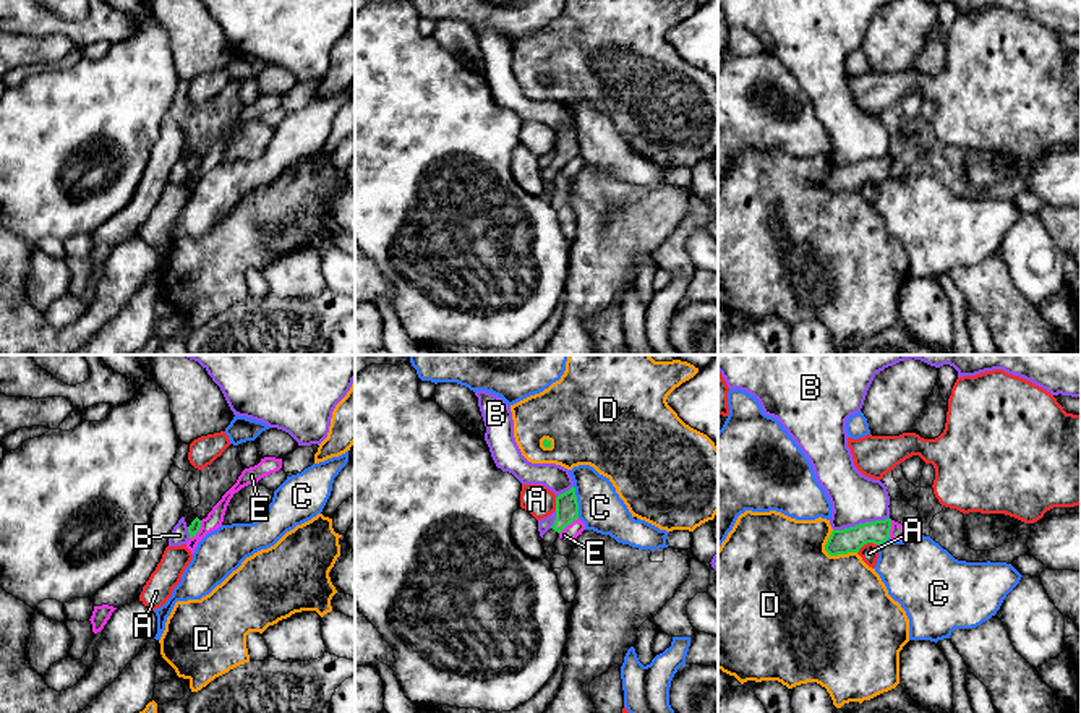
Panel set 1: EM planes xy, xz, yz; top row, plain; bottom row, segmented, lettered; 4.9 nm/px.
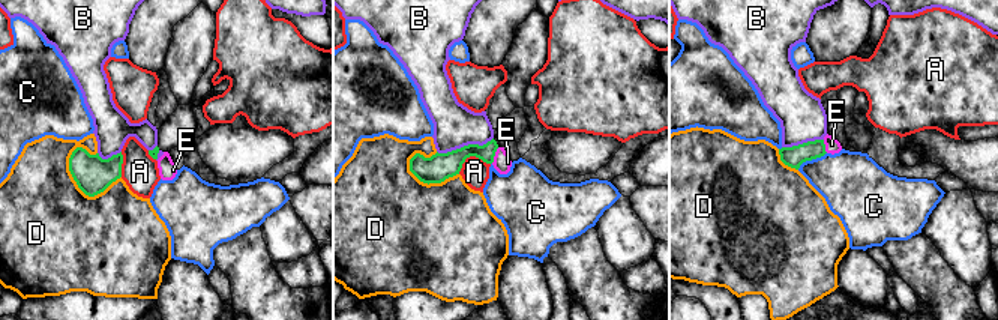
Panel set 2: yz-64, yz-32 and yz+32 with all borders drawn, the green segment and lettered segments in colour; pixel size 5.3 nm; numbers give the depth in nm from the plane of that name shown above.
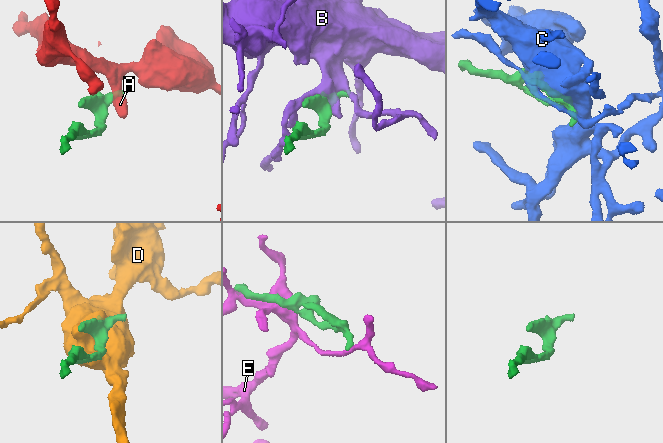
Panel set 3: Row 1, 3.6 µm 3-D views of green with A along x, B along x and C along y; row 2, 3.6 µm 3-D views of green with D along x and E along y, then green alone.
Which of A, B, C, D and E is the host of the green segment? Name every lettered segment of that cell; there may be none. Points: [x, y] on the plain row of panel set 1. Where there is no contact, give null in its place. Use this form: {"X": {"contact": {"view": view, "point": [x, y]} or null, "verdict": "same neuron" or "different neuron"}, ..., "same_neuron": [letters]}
{"A": {"contact": {"view": "yz", "point": [866, 180]}, "verdict": "different neuron"}, "B": {"contact": {"view": "yz", "point": [861, 161]}, "verdict": "different neuron"}, "C": {"contact": {"view": "xz", "point": [577, 140]}, "verdict": "different neuron"}, "D": {"contact": {"view": "yz", "point": [832, 192]}, "verdict": "different neuron"}, "E": {"contact": {"view": "xy", "point": [198, 167]}, "verdict": "different neuron"}, "same_neuron": []}

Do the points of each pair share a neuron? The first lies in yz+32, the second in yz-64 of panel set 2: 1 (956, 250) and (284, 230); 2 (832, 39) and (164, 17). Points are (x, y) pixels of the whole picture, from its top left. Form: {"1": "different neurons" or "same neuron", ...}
{"1": "same neuron", "2": "same neuron"}

